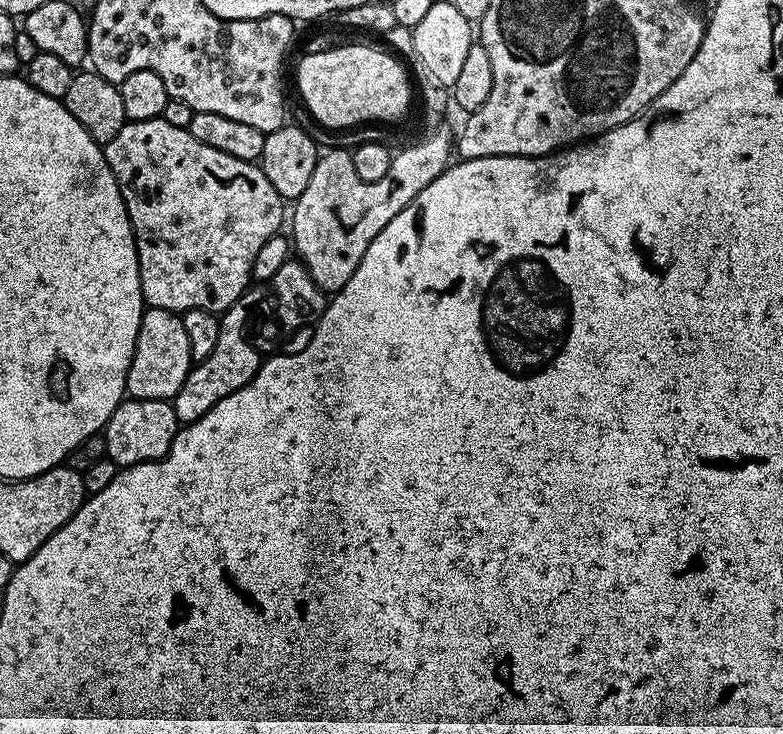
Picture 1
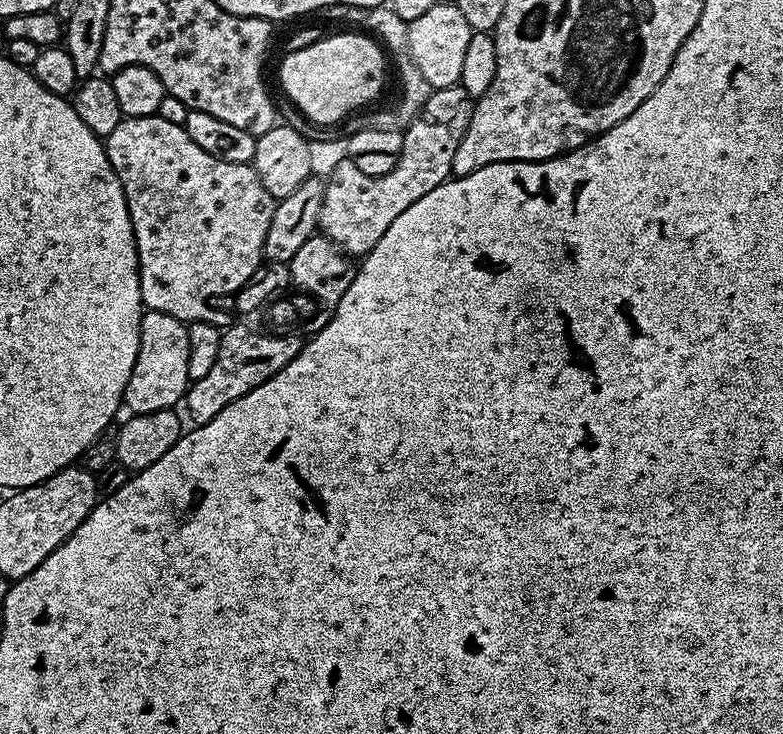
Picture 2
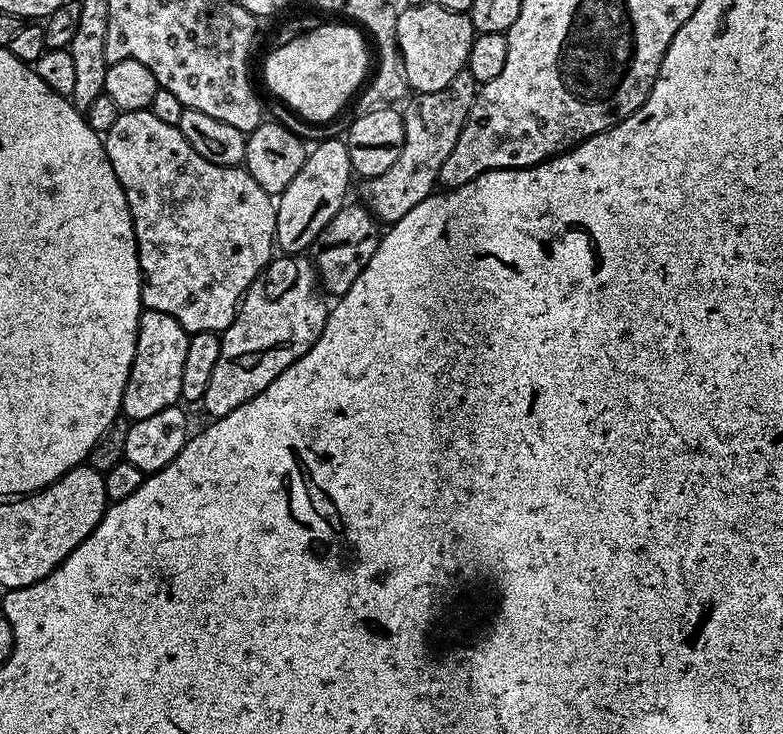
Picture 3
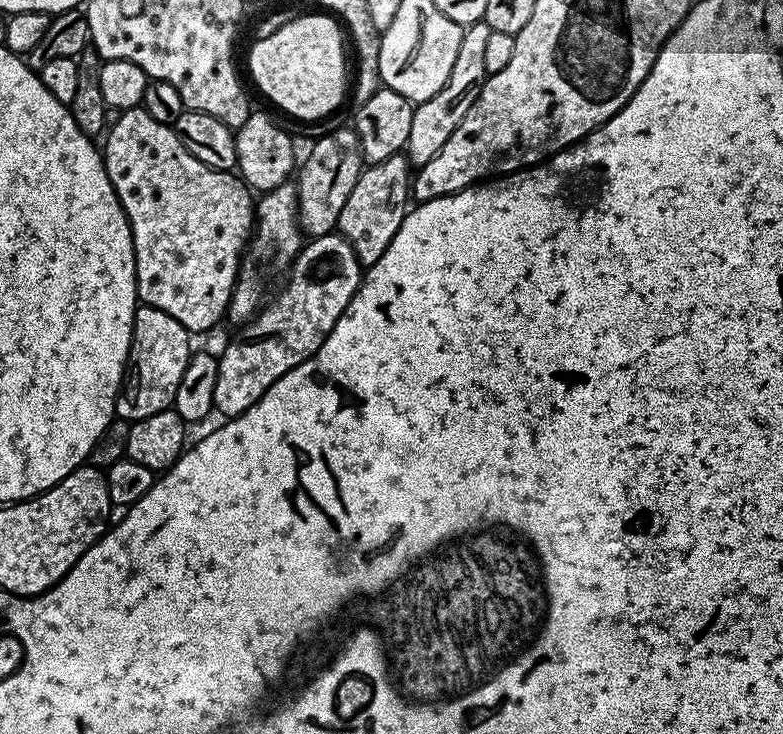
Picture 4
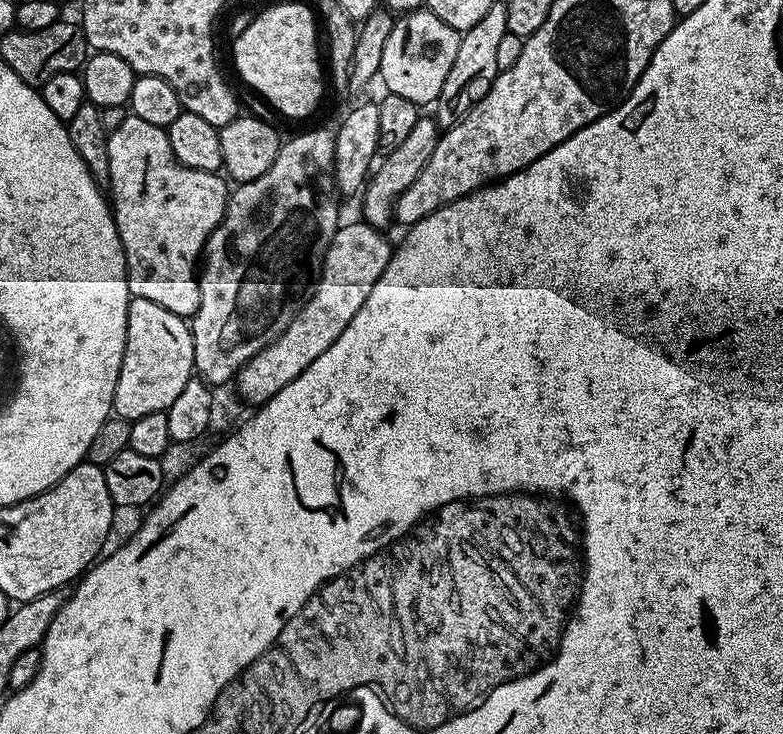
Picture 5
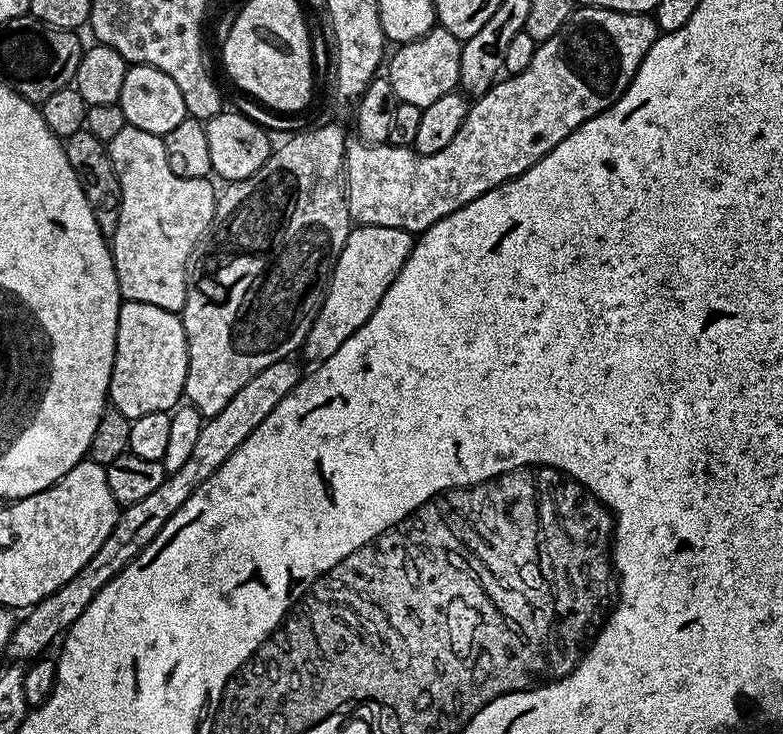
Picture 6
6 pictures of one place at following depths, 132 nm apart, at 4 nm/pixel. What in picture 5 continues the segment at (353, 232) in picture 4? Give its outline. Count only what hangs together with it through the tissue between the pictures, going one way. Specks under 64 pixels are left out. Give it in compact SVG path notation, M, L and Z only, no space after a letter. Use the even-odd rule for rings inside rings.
M422 114L418 118L418 122L414 122L414 127L410 130L408 137L393 152L387 153L383 157L384 161L381 159L375 165L374 171L369 175L362 189L364 201L361 202L360 208L364 211L363 223L381 230L387 229L388 223L393 223L396 204L400 200L400 196L416 181L418 174L422 174L426 162L430 162L430 158L438 146L441 135L442 129L435 119L431 115Z

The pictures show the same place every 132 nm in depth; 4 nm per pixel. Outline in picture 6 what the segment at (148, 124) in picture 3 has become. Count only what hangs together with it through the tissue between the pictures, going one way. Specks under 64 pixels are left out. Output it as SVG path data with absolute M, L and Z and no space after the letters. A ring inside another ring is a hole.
M124 127L107 143L122 190L118 230L110 237L112 261L118 278L120 295L124 300L146 302L167 312L183 313L188 289L188 260L197 244L212 225L218 199L218 188L208 178L178 178L166 162L163 136L146 134L146 130Z

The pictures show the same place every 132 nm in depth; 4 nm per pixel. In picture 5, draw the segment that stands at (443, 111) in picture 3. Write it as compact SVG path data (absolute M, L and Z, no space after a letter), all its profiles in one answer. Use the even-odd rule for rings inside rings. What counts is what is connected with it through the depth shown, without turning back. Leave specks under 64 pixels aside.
M497 2L486 10L486 15L470 30L460 37L458 55L454 57L454 66L450 66L450 74L446 74L446 82L442 85L442 94L434 102L434 119L441 129L453 128L472 107L488 93L490 86L496 80L498 70L498 45L508 33L506 26L506 3Z

